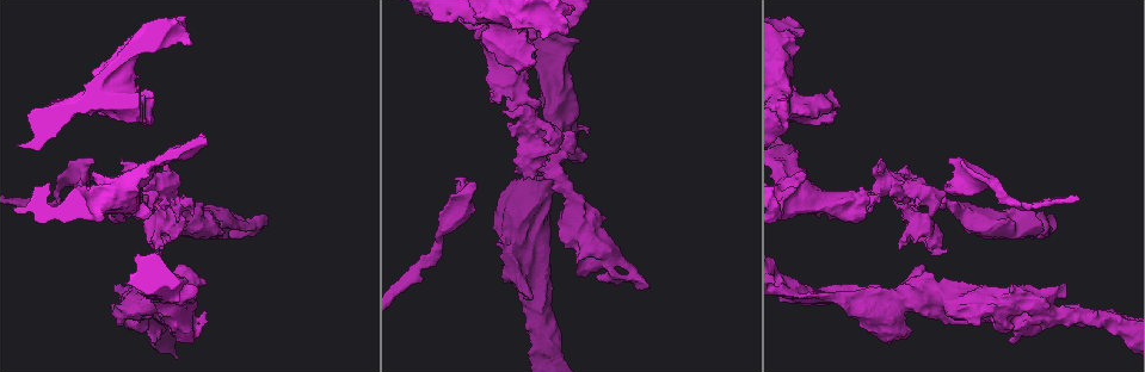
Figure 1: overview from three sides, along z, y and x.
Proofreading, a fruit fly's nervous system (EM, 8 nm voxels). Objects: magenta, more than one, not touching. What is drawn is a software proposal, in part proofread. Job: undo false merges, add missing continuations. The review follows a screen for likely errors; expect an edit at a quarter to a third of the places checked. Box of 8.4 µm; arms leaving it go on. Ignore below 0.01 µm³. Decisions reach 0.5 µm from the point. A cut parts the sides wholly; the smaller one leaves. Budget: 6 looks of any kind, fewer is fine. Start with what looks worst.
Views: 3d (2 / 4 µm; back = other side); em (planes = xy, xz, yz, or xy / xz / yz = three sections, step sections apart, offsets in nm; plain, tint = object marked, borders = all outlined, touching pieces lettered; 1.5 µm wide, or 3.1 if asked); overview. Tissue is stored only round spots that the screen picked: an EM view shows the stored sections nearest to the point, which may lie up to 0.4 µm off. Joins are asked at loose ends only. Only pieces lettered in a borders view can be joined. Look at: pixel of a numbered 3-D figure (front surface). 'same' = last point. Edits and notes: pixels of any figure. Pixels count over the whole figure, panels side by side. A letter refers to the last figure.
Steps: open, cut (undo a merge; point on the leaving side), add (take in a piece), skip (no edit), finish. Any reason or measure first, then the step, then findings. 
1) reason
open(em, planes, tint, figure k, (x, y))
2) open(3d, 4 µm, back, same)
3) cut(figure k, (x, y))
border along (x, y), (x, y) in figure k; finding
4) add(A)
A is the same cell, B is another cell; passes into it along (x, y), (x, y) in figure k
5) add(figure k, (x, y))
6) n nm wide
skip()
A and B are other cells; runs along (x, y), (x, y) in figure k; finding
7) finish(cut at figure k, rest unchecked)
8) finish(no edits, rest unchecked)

free end
open(em, planes, tint, figure 1, (473, 183))

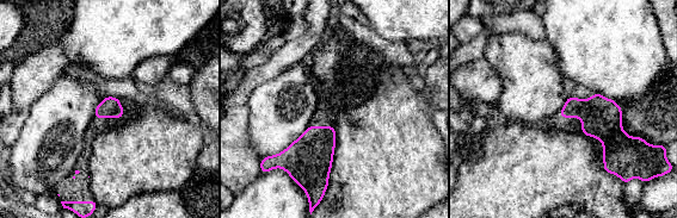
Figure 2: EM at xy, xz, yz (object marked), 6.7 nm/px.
open(em, planes, borders, same)

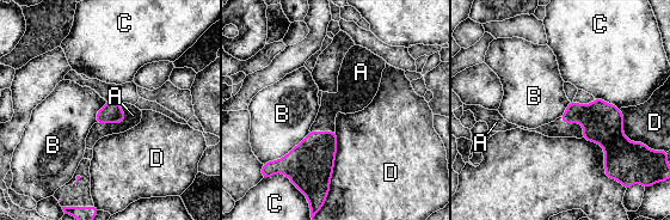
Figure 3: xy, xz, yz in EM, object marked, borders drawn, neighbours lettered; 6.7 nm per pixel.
140 nm wide
add(figure 3, (133, 115))
A is the same cell, B, C and D are other cells; passes into it along (111, 112), (118, 122), (133, 115) in figure 3; the neuron continues

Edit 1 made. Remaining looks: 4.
thick end
open(3d, 2 µm, figure 1, (951, 311))

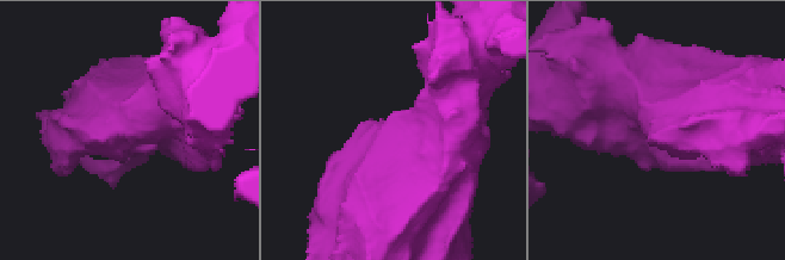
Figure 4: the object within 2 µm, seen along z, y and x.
open(em, yz, step 4, borders, figure 4, (355, 130))

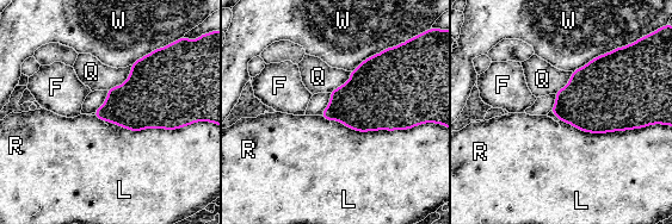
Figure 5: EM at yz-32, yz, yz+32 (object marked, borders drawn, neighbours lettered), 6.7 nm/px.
open(em, planes, borders, same)

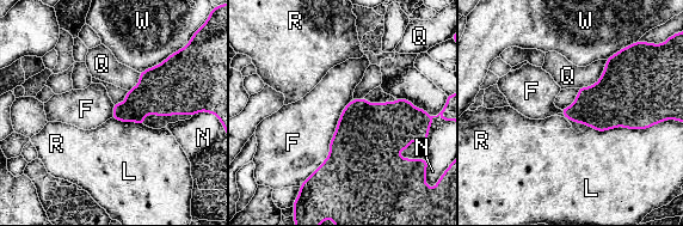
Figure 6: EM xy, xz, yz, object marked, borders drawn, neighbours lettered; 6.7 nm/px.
skip()
F, L, N, Q, R and W are other cells; border along (351, 99), (328, 156), (303, 182) in figure 6; no lettered piece goes on from it

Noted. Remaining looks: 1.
finish(add at figure 3, rest unchecked)

